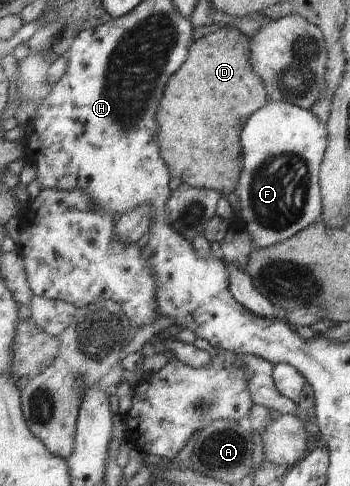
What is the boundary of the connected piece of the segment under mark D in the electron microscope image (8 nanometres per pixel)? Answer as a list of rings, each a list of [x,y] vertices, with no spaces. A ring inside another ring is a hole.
[[[220,27],[215,32],[198,38],[190,48],[190,57],[182,69],[168,81],[164,99],[160,101],[158,145],[172,177],[200,189],[210,189],[228,195],[236,191],[240,173],[240,133],[244,121],[260,107],[268,105],[268,95],[262,79],[250,65],[250,37],[238,28]]]

